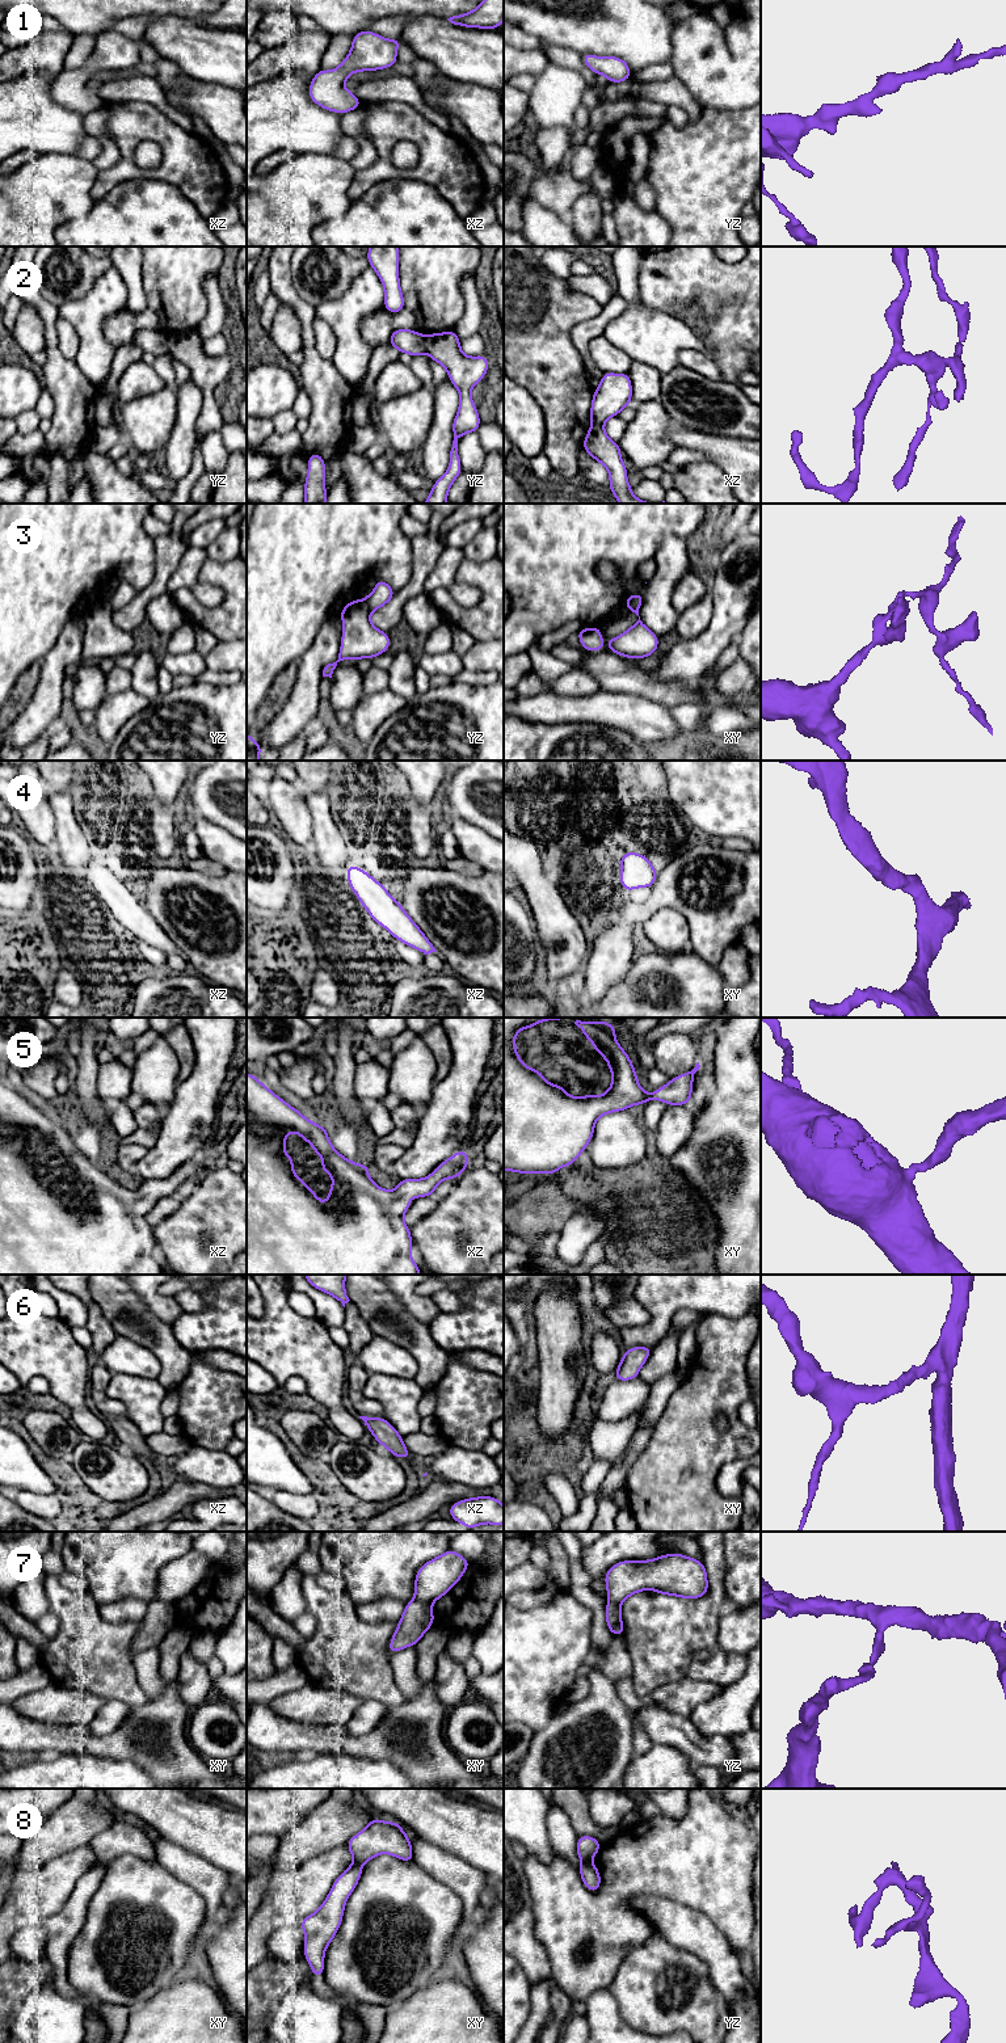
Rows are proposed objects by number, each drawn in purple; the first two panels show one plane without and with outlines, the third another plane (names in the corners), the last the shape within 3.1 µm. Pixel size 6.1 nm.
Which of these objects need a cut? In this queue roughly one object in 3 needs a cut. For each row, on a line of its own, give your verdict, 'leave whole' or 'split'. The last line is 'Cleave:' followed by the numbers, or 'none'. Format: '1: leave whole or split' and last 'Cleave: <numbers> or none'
1: leave whole
2: split
3: split
4: leave whole
5: leave whole
6: leave whole
7: split
8: split
Cleave: 2, 3, 7, 8

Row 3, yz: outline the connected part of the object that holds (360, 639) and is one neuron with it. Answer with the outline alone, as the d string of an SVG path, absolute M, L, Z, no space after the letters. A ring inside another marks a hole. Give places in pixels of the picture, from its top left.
M365 599L350 601L340 615L344 624L340 654L336 661L324 667L323 677L332 678L333 671L344 660L371 660L390 650L390 635L371 624L371 610Z

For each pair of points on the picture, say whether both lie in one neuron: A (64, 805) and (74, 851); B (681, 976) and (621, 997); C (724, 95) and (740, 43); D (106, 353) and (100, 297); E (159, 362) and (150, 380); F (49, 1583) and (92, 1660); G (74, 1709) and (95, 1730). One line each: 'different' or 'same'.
A: same
B: same
C: different
D: same
E: different
F: same
G: different

